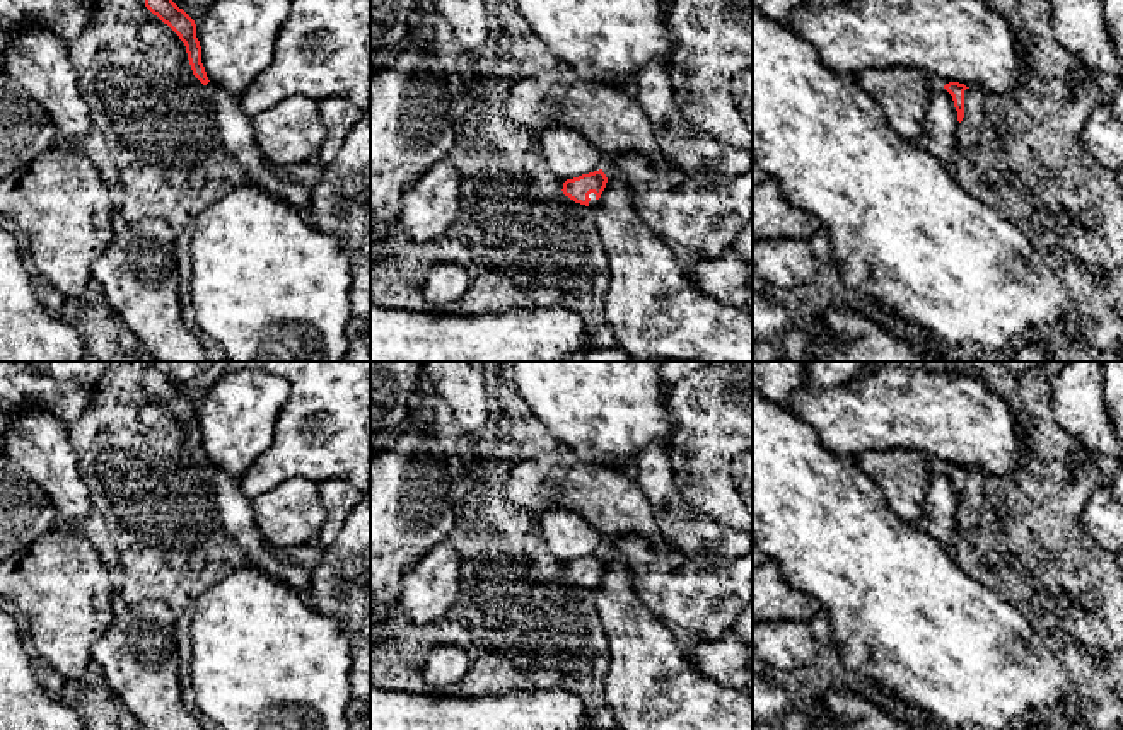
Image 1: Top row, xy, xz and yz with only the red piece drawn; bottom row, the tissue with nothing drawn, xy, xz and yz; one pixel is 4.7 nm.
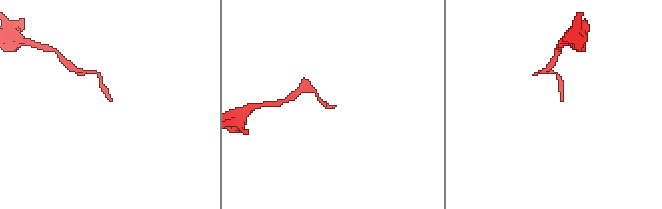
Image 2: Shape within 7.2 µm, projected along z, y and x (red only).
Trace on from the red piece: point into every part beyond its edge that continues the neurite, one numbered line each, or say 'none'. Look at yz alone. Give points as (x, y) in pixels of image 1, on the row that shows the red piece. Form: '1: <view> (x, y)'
1: yz (971, 125)

